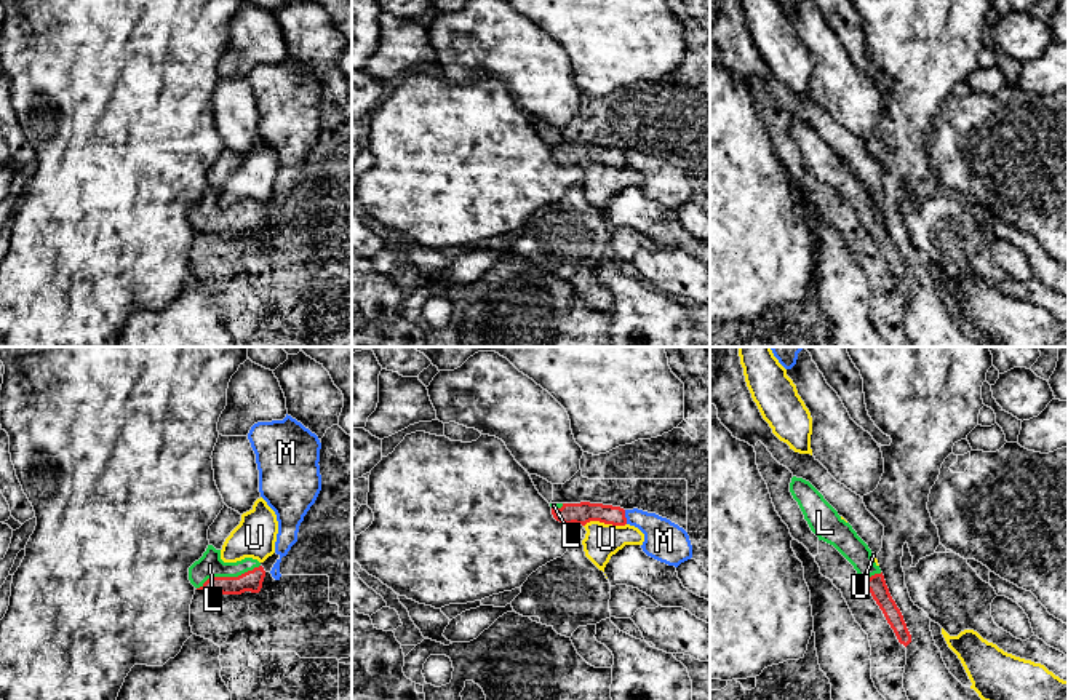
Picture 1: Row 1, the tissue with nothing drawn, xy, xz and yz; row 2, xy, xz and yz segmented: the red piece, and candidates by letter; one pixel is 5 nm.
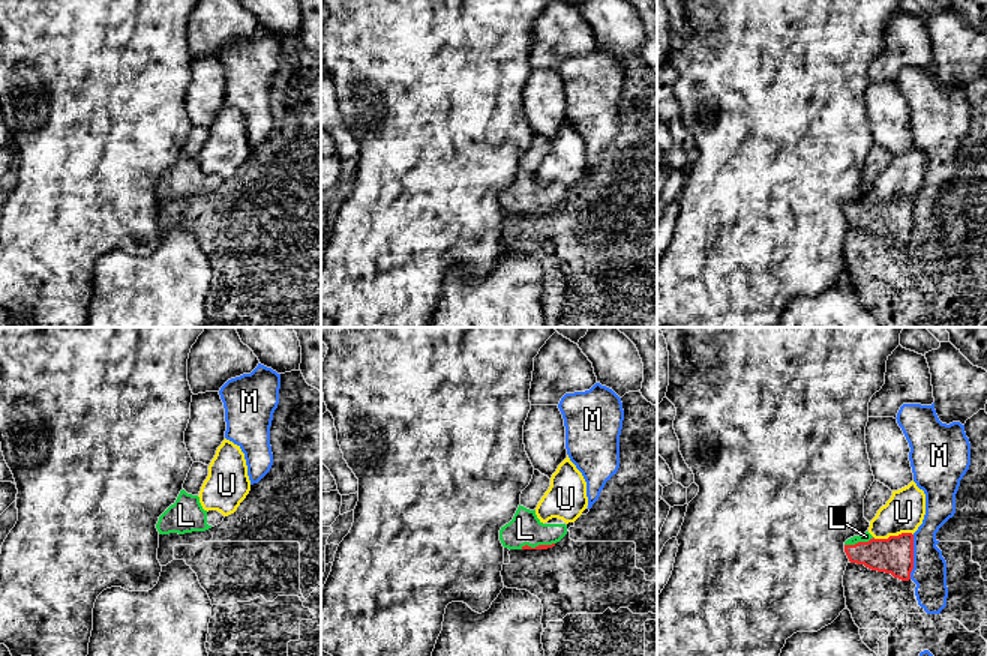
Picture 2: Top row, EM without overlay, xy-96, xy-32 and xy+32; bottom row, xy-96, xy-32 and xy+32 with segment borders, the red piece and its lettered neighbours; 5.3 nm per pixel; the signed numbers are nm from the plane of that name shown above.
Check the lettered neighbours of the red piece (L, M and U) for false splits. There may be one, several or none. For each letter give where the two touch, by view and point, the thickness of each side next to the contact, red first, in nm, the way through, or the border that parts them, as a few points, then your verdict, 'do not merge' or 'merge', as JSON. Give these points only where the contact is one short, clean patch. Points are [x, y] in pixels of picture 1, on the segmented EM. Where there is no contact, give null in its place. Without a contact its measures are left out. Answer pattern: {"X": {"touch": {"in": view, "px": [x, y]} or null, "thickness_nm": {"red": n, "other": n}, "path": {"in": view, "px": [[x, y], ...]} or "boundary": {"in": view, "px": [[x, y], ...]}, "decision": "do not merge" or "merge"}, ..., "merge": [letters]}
{"L": {"touch": {"in": "xy", "px": [227, 577]}, "thickness_nm": {"red": 110, "other": 120}, "path": {"in": "xy", "px": [[251, 580], [248, 577], [227, 577], [210, 564]]}, "decision": "merge"}, "M": {"touch": {"in": "xz", "px": [624, 517]}, "thickness_nm": {"red": 110, "other": 200}, "boundary": {"in": "xz", "px": [[624, 510], [627, 523]]}, "decision": "do not merge"}, "U": {"touch": {"in": "xz", "px": [605, 523]}, "thickness_nm": {"red": 110, "other": 180}, "decision": "do not merge"}, "merge": ["L"]}

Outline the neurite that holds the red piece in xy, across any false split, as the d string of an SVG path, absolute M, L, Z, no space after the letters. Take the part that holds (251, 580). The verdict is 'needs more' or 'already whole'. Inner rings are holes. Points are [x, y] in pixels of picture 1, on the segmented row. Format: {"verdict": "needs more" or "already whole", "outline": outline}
{"verdict": "needs more", "outline": "M208 545L203 556L189 567L189 580L197 590L222 595L259 593L265 571L257 559L224 563L221 550Z"}

